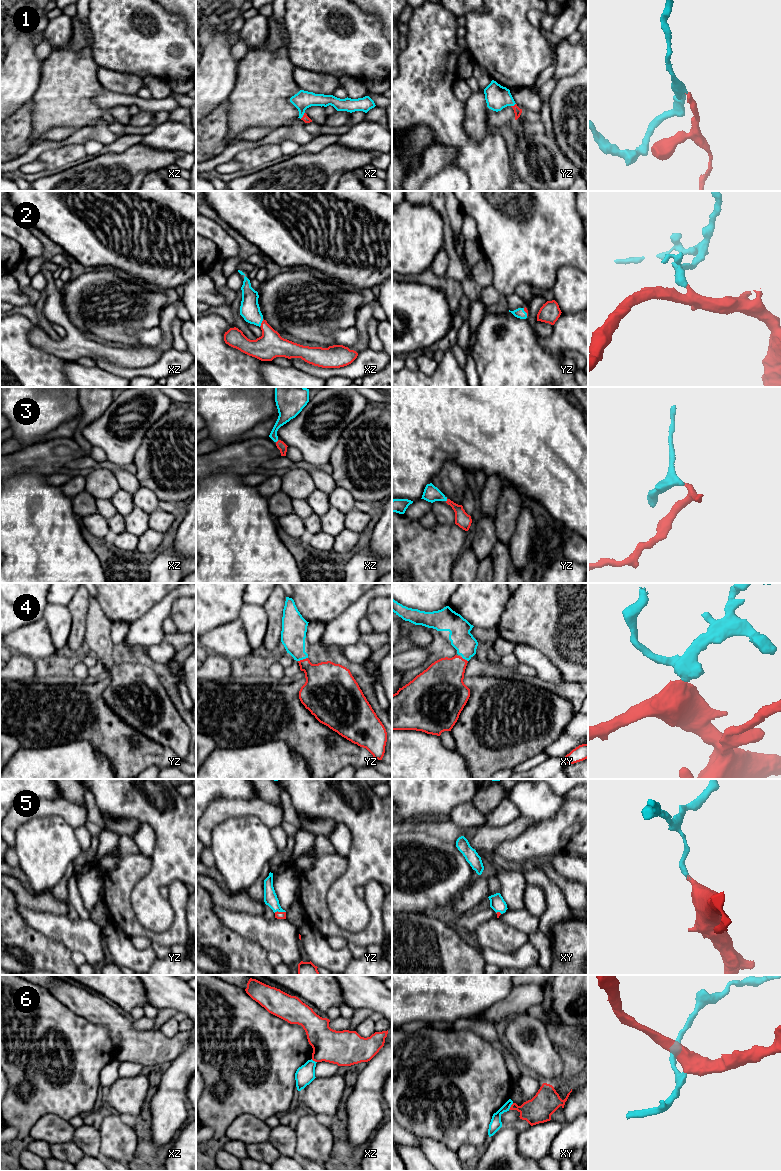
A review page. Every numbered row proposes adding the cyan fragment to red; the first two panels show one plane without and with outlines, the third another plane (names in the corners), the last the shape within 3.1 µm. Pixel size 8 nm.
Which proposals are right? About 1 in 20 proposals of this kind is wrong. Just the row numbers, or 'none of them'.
1, 2, 3, 4, 5

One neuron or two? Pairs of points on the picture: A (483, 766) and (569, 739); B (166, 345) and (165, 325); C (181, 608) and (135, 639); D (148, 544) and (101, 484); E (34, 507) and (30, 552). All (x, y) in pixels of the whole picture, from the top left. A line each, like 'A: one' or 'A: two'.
A: two
B: one
C: two
D: one
E: one

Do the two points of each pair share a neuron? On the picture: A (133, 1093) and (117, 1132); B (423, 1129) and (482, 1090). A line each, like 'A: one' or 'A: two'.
A: two
B: one

